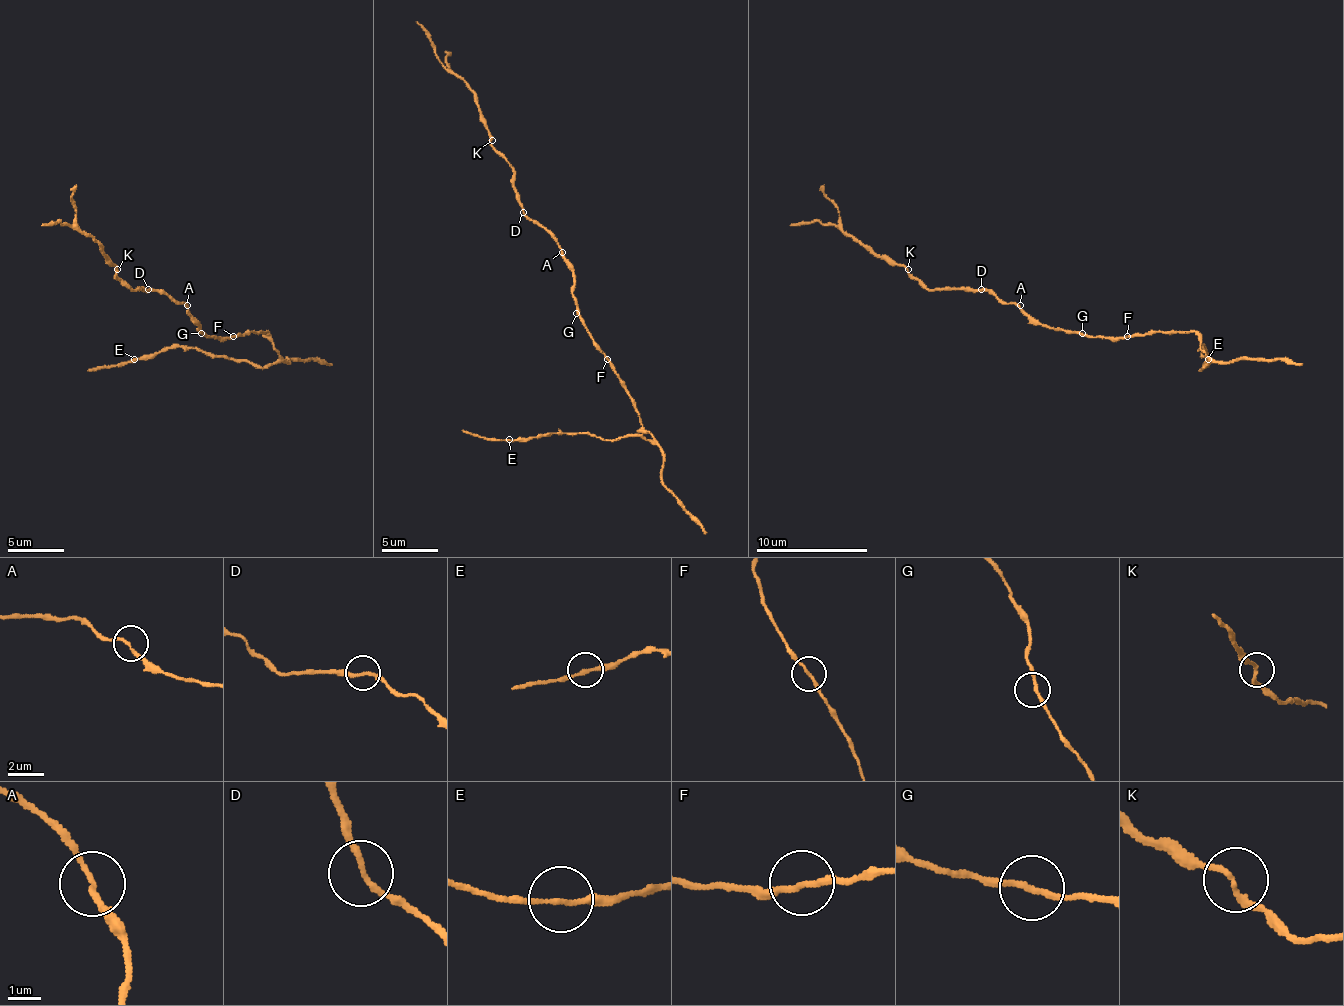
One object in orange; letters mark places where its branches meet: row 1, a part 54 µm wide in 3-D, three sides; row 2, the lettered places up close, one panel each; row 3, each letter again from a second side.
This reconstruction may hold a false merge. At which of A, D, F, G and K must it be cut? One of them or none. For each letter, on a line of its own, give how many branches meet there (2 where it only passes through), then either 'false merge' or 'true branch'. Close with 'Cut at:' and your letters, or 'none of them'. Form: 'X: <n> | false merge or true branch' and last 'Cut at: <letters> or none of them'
A: 2 | true branch
D: 2 | true branch
F: 2 | true branch
G: 2 | true branch
K: 2 | true branch
Cut at: none of them

